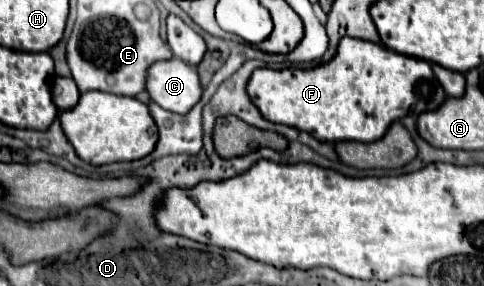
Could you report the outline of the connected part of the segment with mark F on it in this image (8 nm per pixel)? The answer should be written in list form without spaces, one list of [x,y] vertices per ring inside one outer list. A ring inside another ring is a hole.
[[[342,37],[332,61],[318,65],[314,69],[256,69],[246,85],[246,91],[252,103],[260,109],[264,117],[272,123],[282,123],[294,129],[302,129],[316,137],[318,141],[378,141],[388,125],[406,117],[418,115],[424,111],[432,111],[442,105],[444,89],[436,81],[432,67],[424,59],[400,55],[396,51],[386,49],[380,43]]]

